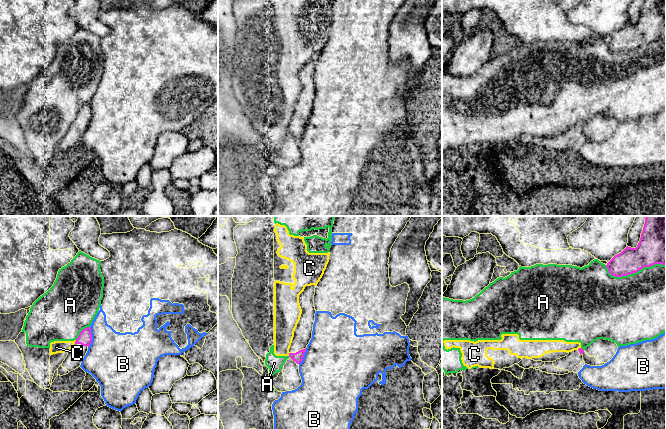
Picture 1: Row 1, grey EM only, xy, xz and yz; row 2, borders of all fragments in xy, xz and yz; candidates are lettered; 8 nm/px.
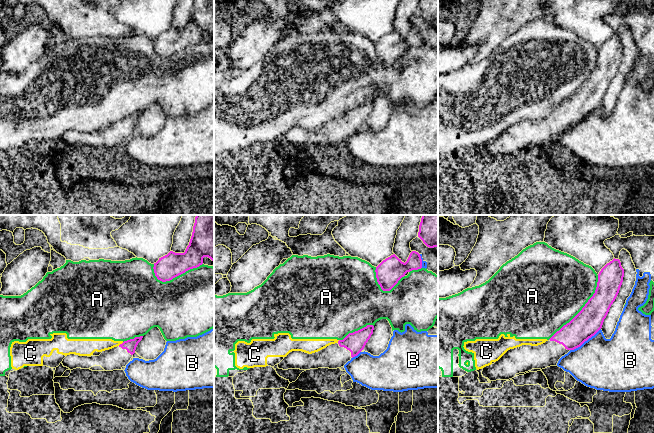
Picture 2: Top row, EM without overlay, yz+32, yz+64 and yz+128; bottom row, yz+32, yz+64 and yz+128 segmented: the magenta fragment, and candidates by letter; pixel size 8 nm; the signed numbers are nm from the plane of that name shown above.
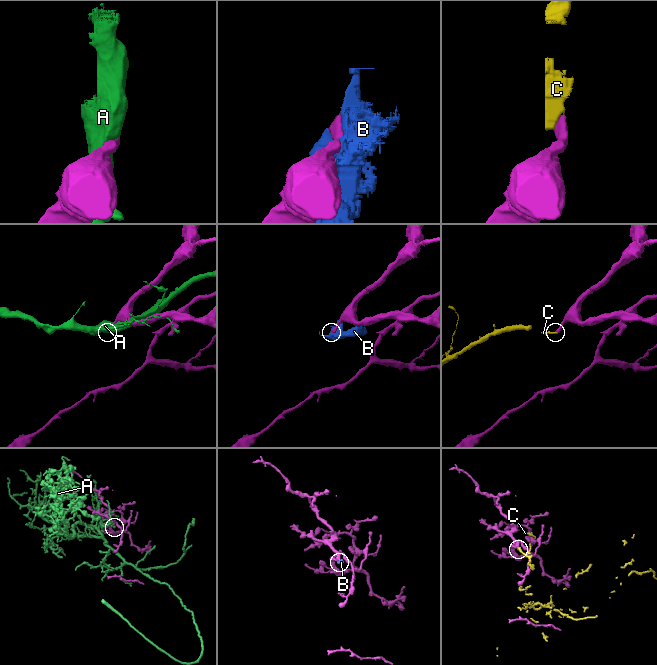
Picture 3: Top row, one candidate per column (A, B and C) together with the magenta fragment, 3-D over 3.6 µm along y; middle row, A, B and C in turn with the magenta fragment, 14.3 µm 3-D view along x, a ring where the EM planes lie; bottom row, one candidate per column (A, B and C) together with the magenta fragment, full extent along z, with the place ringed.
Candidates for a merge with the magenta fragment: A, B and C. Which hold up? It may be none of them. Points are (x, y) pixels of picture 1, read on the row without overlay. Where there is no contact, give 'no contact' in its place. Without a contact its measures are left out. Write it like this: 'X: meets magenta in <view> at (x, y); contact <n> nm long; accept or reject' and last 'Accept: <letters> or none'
A: meets magenta in yz at (634, 48); contact 480 nm long; reject
B: meets magenta in xy at (91, 113); contact 170 nm long; reject
C: meets magenta in xy at (75, 118); contact 40 nm long; reject
Accept: none

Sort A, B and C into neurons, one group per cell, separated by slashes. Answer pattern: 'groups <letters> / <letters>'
groups A C / B

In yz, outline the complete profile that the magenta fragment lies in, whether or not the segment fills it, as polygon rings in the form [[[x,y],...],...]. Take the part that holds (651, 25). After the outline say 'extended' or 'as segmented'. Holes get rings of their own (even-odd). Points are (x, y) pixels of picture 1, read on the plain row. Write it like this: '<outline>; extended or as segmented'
[[[644,0],[637,23],[627,22],[606,43],[612,52],[622,53],[655,40],[666,42],[666,0]]]; as segmented

